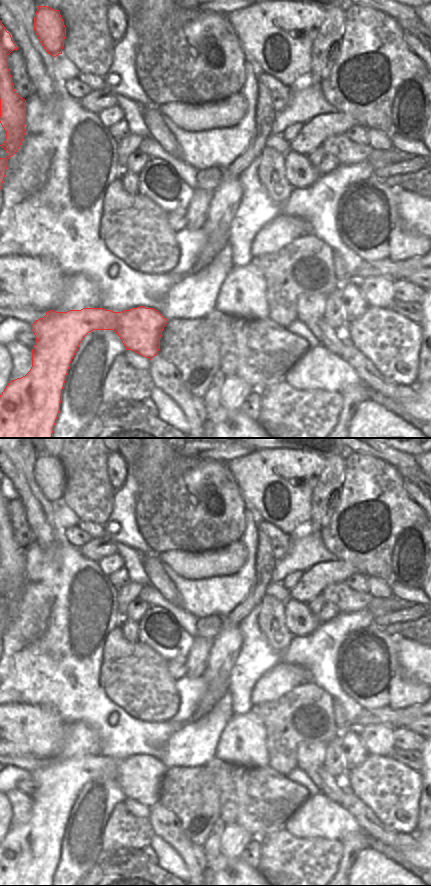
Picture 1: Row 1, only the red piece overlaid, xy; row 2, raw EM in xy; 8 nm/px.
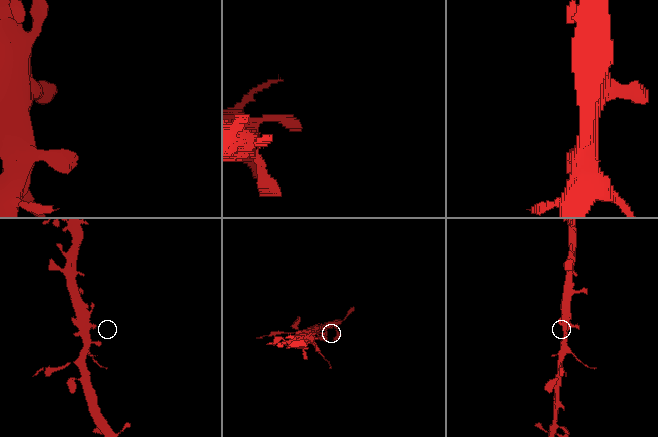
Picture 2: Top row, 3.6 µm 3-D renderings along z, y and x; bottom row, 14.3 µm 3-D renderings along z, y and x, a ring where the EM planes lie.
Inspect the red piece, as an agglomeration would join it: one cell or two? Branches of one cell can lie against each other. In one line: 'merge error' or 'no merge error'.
no merge error

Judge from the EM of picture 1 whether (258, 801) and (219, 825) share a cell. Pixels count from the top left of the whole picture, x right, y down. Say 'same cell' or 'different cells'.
different cells

